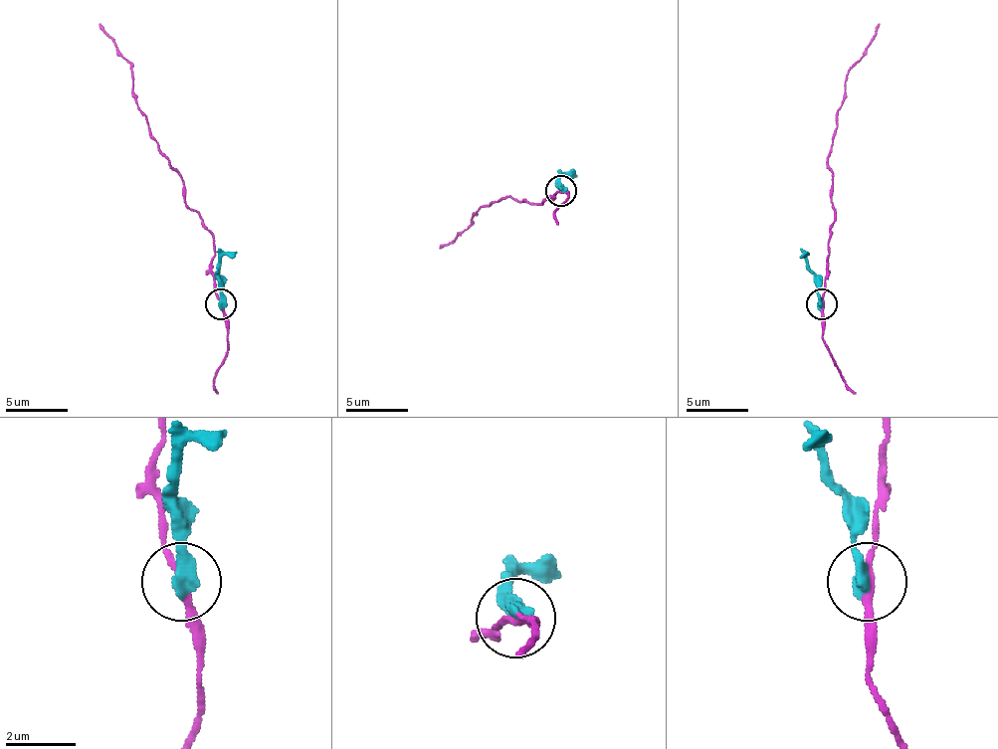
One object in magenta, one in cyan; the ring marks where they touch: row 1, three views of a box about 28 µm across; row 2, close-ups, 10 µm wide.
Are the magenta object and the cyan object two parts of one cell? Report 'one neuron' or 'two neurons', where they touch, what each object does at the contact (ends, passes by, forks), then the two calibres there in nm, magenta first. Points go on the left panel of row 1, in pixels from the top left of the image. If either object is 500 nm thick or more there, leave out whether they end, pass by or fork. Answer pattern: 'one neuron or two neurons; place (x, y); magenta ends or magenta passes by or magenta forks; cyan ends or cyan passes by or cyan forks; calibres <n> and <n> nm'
two neurons; place (221, 304); magenta passes by; cyan ends; calibres 160 and 420 nm

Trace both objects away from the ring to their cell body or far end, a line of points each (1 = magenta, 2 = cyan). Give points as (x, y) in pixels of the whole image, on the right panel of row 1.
1: (822, 303), (829, 233), (835, 223), (829, 152), (835, 112), (844, 99), (850, 66), (878, 23)
2: (822, 303), (807, 251)

